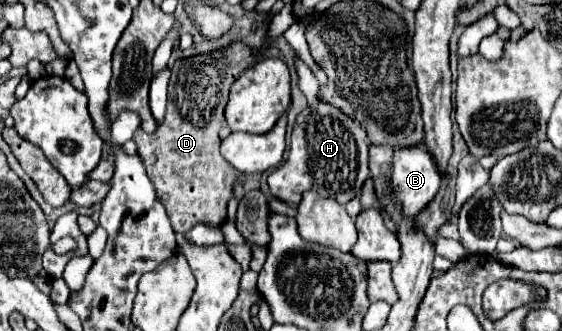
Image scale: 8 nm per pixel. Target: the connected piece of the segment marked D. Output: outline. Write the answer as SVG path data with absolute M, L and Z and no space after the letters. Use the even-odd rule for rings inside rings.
M232 43L220 51L176 61L168 87L168 113L164 123L152 135L138 129L132 137L136 153L156 189L156 197L166 207L176 233L186 233L200 223L218 227L226 219L226 203L232 197L232 187L240 173L220 155L218 131L224 125L230 85L256 61L256 53L244 43ZM228 55L246 61L228 61Z

